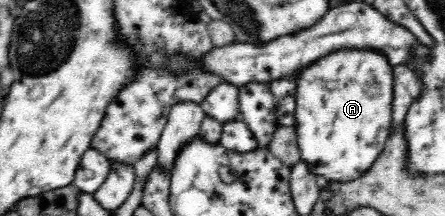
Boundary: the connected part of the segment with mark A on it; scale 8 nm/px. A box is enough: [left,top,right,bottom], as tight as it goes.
[293,50,392,183]

